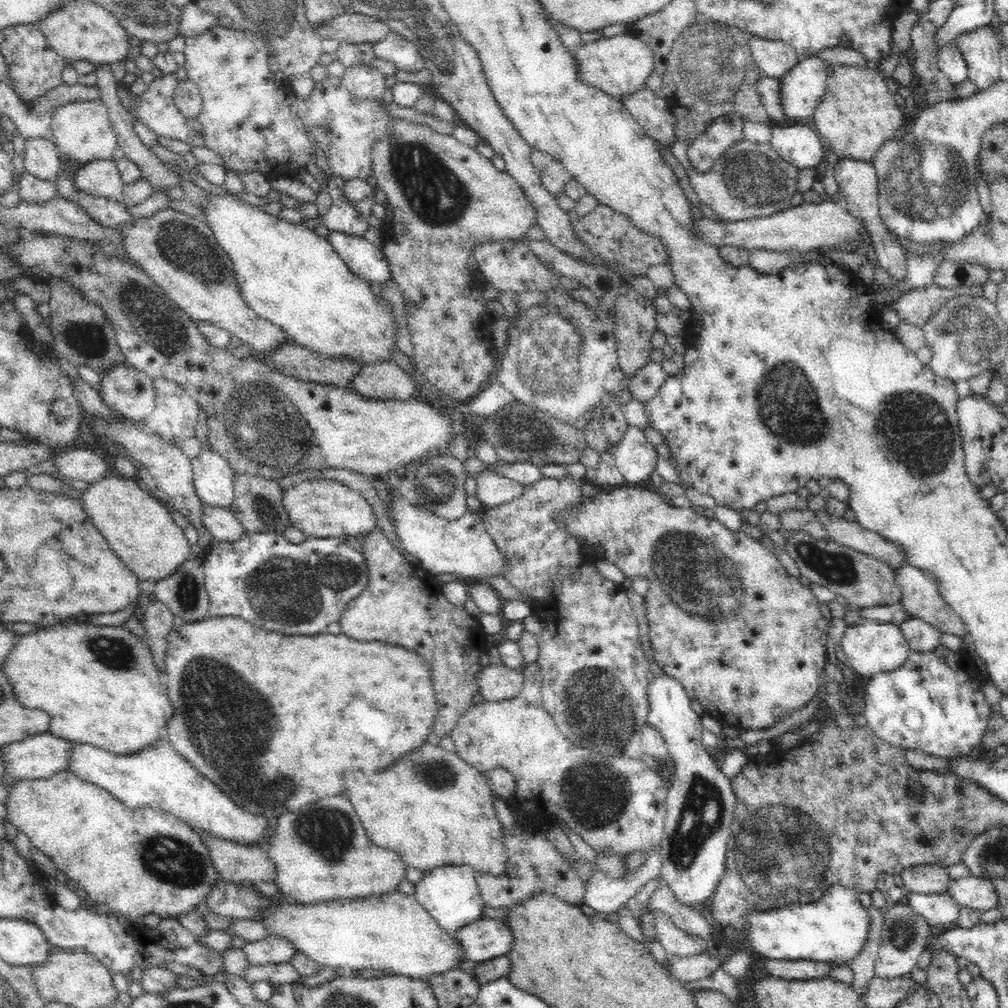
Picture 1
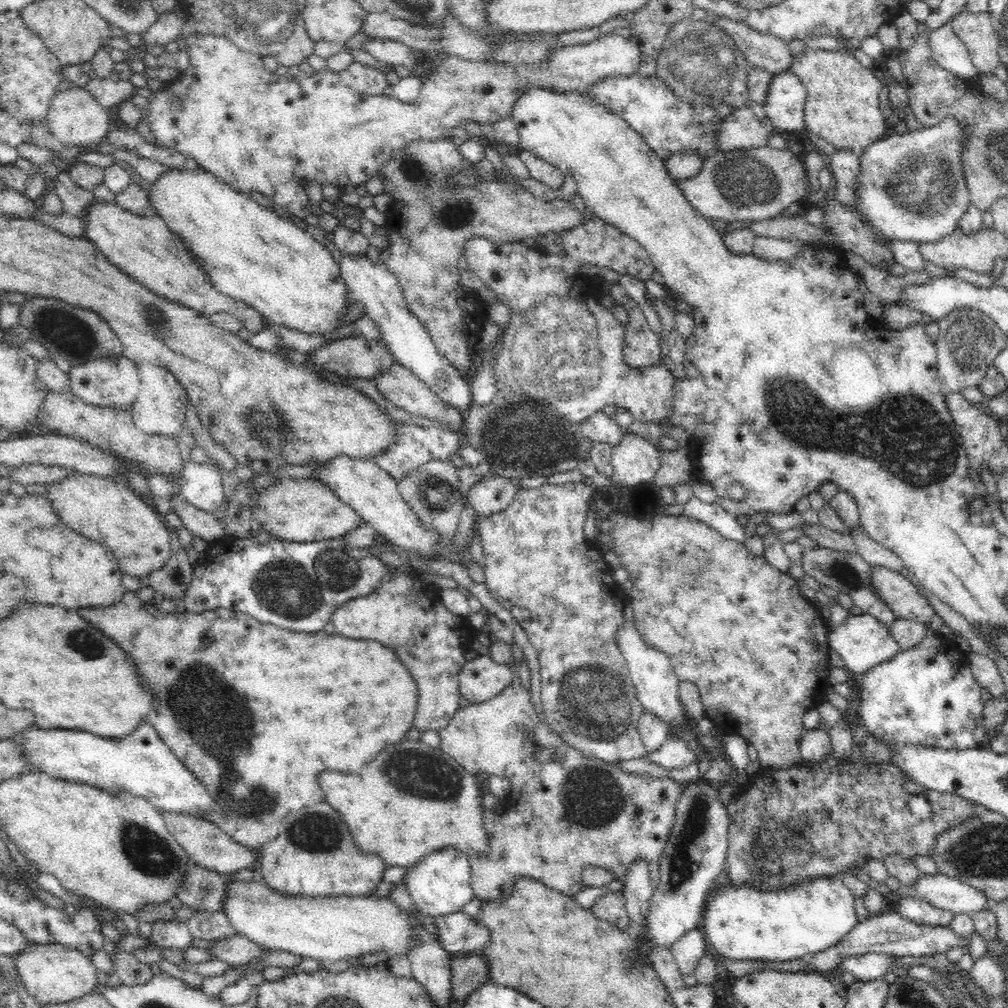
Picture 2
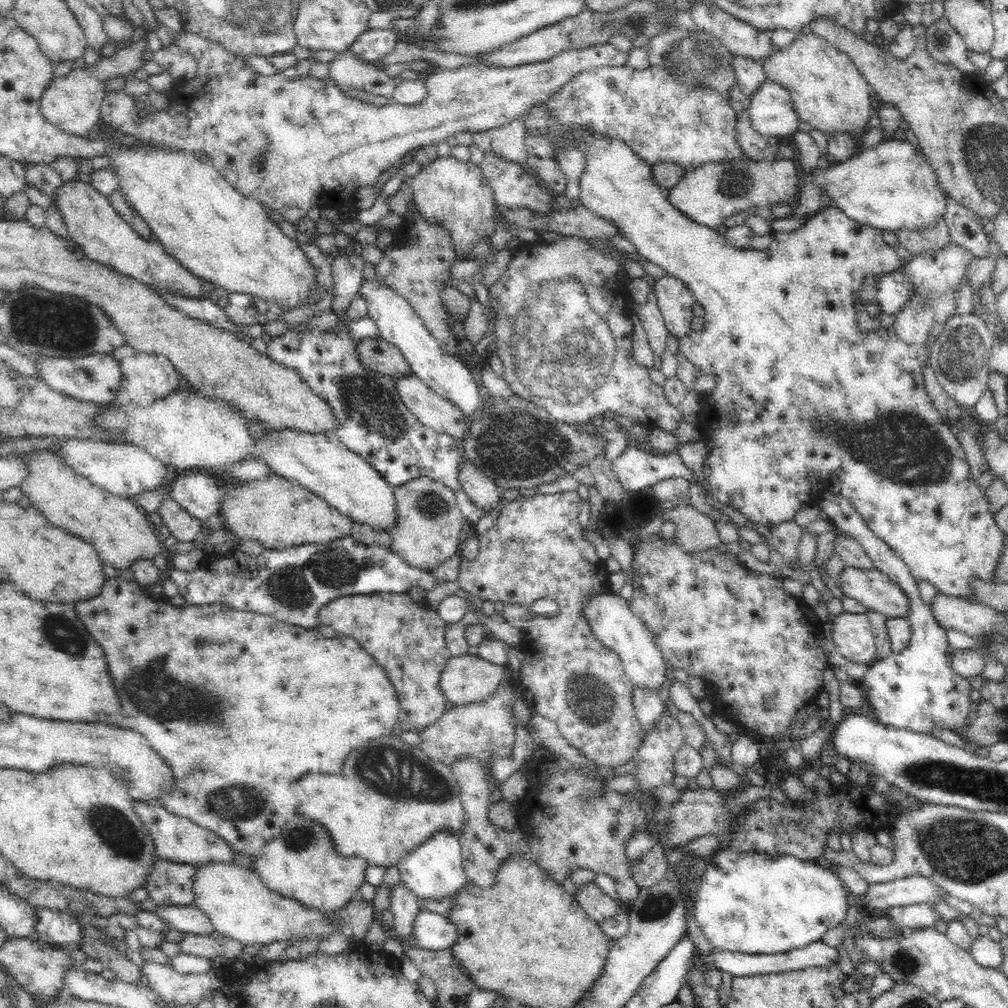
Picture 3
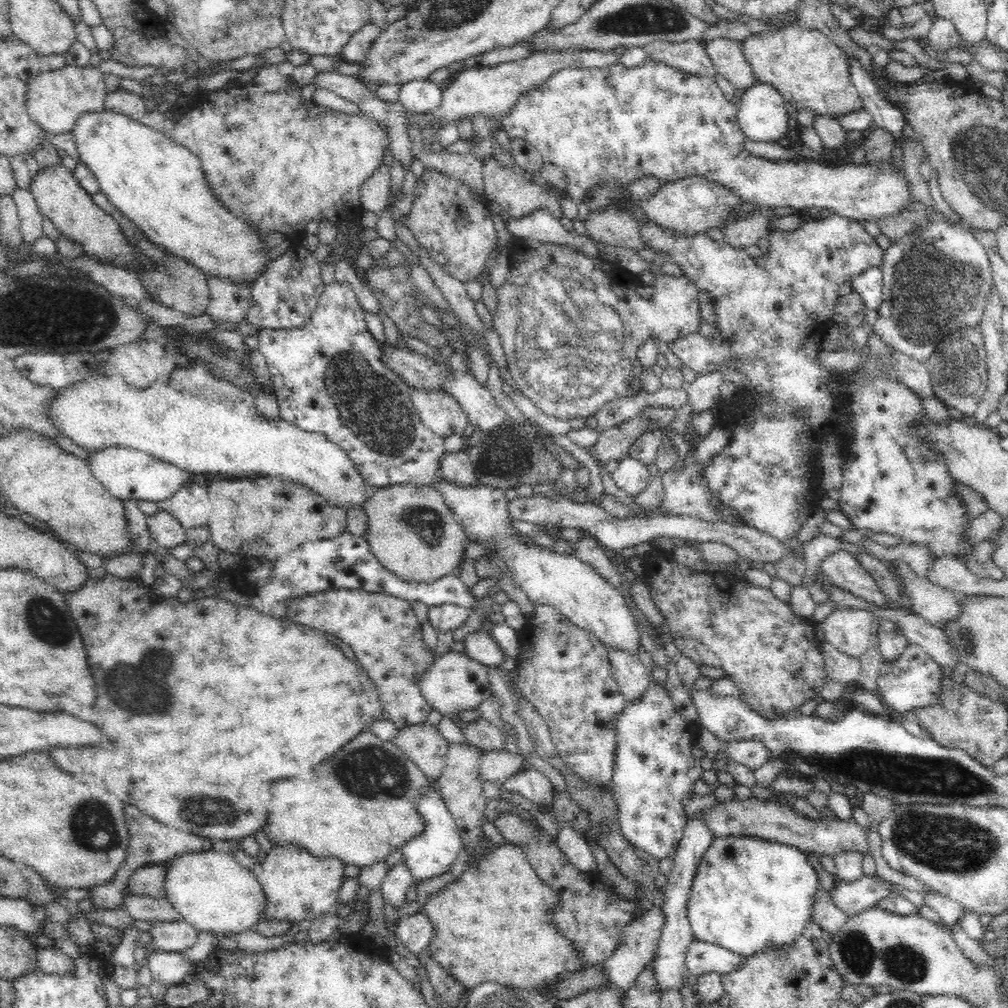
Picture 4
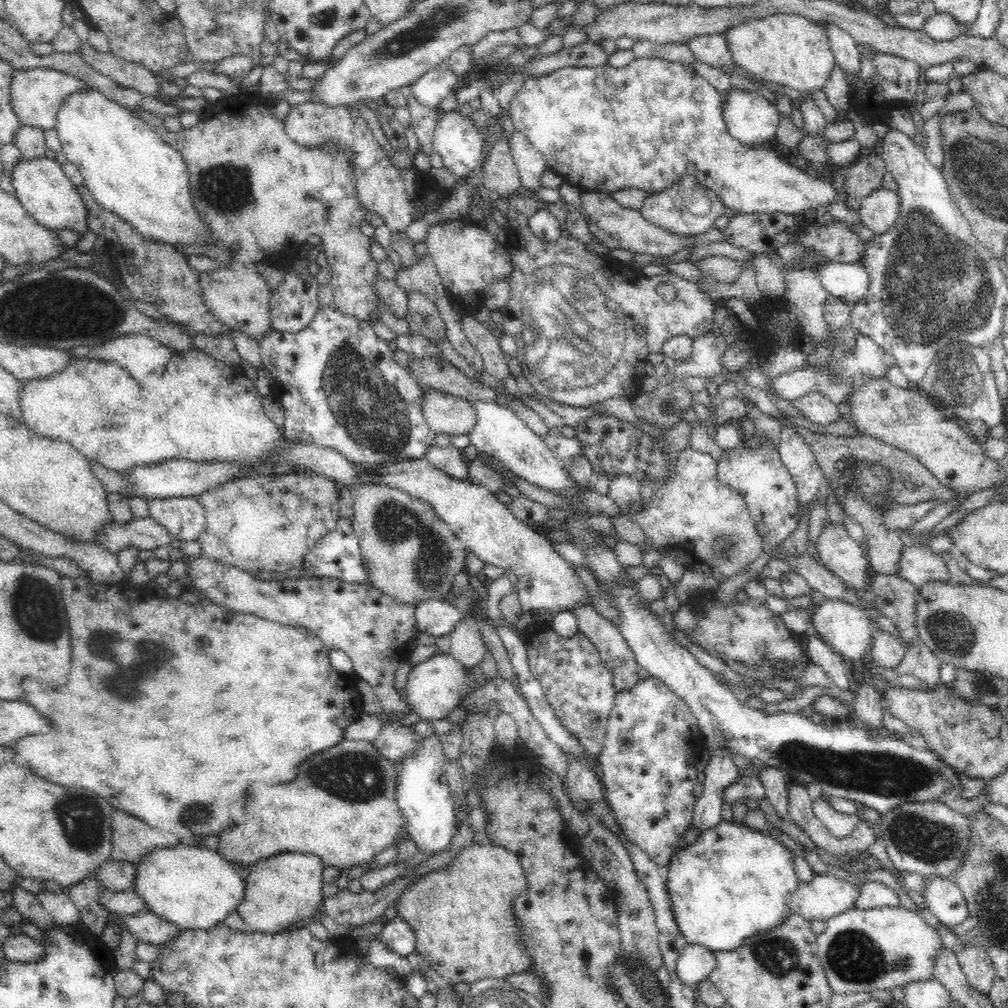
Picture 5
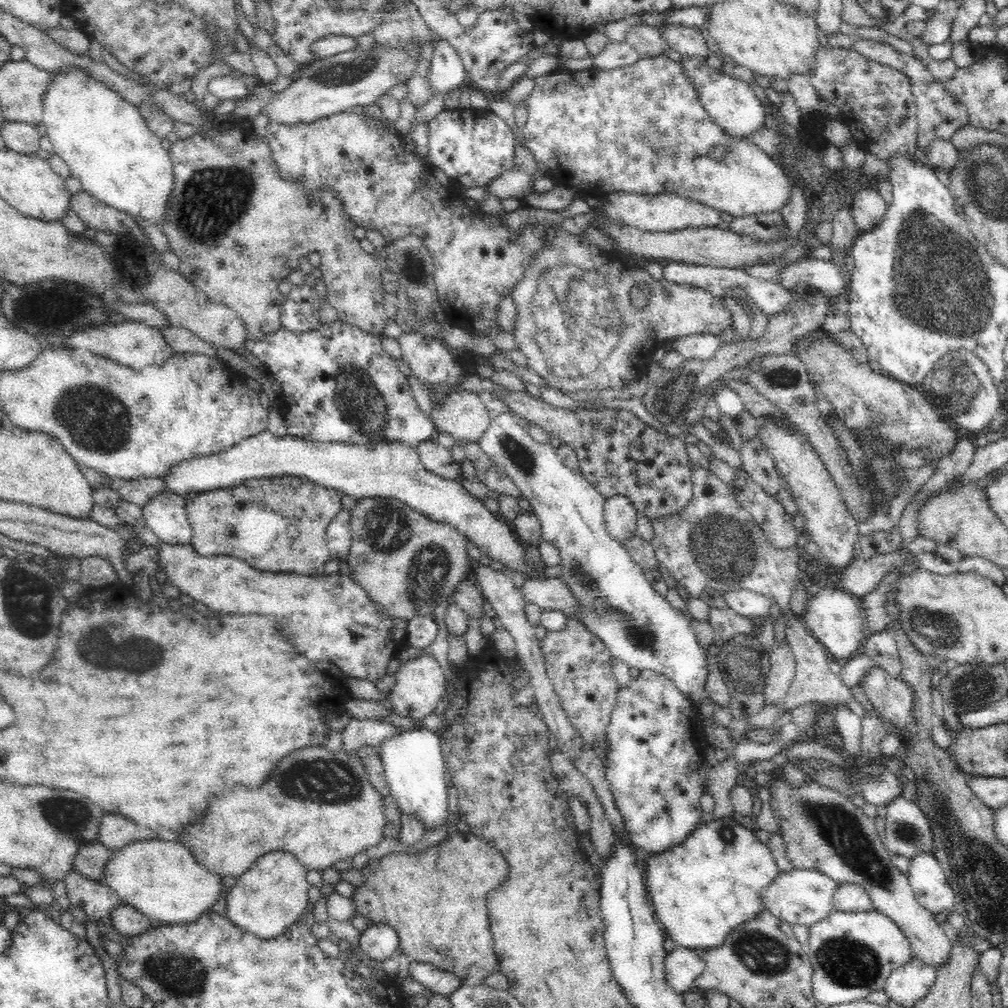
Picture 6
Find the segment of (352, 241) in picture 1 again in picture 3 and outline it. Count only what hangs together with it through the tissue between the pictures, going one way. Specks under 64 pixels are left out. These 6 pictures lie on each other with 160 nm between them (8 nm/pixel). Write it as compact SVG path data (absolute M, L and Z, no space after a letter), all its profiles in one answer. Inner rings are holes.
M375 278L364 281L360 284L357 294L366 300L367 316L376 324L380 338L388 341L401 352L404 360L408 361L409 370L433 391L459 407L468 418L472 417L472 414L480 408L482 395L480 395L476 378L470 371L469 363L463 363L458 354L446 352L439 341L426 329L422 319L414 313L412 305L386 284L380 284Z

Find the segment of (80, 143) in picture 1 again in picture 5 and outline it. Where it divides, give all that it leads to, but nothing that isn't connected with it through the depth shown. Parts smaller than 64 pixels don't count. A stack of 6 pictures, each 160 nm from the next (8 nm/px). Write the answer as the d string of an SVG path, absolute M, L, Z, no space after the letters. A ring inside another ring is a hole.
M42 67L19 69L11 82L12 110L24 125L50 130L56 126L58 112L65 103L64 99L67 99L68 95L90 90L87 81L65 72Z

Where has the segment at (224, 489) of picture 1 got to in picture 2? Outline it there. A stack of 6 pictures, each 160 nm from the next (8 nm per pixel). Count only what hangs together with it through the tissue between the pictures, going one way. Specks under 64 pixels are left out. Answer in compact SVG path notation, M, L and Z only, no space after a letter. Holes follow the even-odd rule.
M187 463L179 476L179 496L196 508L213 514L227 500L222 488L224 471L217 464Z

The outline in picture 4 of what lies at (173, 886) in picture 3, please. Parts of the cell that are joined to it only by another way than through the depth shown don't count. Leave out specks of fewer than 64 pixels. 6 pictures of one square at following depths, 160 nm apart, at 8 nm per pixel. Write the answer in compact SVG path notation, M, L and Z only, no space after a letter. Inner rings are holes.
M163 864L138 867L134 869L134 872L127 880L127 890L132 895L150 895L156 898L165 898L163 882L166 871L167 866L163 866Z

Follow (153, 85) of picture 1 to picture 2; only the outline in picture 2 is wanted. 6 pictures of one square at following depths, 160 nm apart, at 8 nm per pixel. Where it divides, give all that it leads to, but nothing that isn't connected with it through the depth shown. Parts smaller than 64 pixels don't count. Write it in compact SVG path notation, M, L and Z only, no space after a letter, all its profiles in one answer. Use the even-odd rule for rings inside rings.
M200 32L191 33L184 40L184 51L188 53L190 64L188 68L181 71L179 76L171 82L165 84L162 91L153 92L148 97L149 110L147 112L146 123L149 130L156 138L156 142L163 147L172 149L174 152L185 154L193 158L205 171L211 172L218 176L221 180L234 188L237 192L244 195L250 195L253 192L262 194L264 197L271 199L275 208L282 208L290 215L304 220L311 214L311 203L308 200L305 187L308 181L319 182L320 185L332 184L339 191L346 186L358 187L365 184L371 178L374 178L380 172L380 166L385 161L390 160L392 156L397 154L402 148L406 148L412 140L442 140L442 138L451 138L450 131L456 126L461 126L462 122L475 122L476 124L484 124L484 122L498 122L502 118L509 117L509 110L512 109L512 104L516 102L517 93L524 88L524 84L538 84L543 88L555 89L556 92L586 92L588 87L594 83L600 82L606 78L626 78L634 74L639 69L641 59L641 50L636 40L624 38L621 35L616 35L613 32L608 34L600 34L600 36L591 42L580 45L568 45L554 48L547 59L542 59L539 63L532 63L528 66L510 67L504 66L504 63L496 62L470 62L455 56L450 55L444 57L437 62L437 65L430 71L428 78L423 81L418 100L412 104L404 104L394 98L388 98L385 95L368 95L353 91L350 87L344 86L339 79L339 73L330 72L328 70L319 73L314 72L313 75L299 75L298 77L286 75L278 75L274 72L264 69L262 57L254 52L248 52L242 48L238 48L226 36L214 36L203 34Z

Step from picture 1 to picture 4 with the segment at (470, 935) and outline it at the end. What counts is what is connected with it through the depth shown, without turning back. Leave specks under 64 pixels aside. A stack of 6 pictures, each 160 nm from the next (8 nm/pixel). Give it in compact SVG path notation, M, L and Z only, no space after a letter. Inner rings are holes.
M424 913L398 918L395 922L396 937L412 954L426 952L427 946L436 938L436 929Z

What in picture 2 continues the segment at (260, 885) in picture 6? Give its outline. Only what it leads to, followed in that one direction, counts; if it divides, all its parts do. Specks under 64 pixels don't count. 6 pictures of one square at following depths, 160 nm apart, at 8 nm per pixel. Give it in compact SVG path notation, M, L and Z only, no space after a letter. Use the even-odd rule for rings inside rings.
M326 802L308 805L282 820L280 832L274 840L265 842L258 854L262 858L260 868L264 876L264 883L272 890L285 895L312 898L330 898L338 896L366 896L370 895L378 883L382 881L382 872L387 864L376 856L376 853L364 853L356 846L348 825L344 819L334 812Z

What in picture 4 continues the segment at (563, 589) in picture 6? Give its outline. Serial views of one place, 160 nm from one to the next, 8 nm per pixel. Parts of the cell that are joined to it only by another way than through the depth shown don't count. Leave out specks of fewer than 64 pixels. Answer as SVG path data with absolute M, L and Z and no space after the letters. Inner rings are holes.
M607 647L607 652L624 699L627 702L642 700L651 684L644 664L637 656L628 656L624 651L612 650L612 647Z

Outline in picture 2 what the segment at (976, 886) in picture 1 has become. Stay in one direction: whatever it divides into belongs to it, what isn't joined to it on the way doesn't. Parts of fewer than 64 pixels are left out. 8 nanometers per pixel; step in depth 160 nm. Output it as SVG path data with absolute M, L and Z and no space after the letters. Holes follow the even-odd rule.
M945 874L920 875L914 884L902 884L896 891L891 892L888 902L891 906L904 896L921 898L940 910L954 914L974 914L982 911L984 906L991 907L987 896L978 888L964 884L962 880Z

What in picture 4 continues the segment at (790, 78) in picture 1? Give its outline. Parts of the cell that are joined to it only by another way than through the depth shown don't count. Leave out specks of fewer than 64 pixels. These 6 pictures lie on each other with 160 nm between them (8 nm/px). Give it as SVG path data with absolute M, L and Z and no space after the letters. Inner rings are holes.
M756 82L744 90L737 105L737 123L744 138L777 141L786 137L790 116L784 97L770 84Z

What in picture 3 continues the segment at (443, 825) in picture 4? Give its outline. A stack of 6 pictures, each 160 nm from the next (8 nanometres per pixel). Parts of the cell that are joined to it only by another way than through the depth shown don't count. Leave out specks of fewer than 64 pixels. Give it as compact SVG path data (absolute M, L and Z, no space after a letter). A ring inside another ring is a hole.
M438 831L425 843L400 859L397 867L404 886L408 887L408 890L417 898L442 900L454 896L458 891L463 890L463 886L468 883L463 869L463 856L457 832Z

